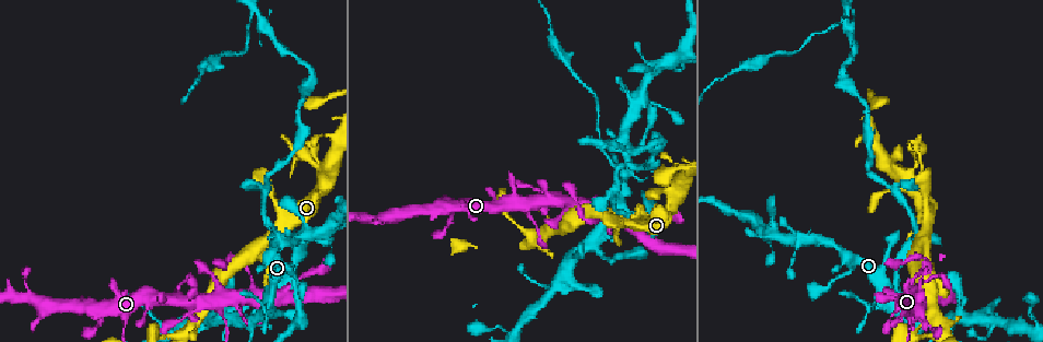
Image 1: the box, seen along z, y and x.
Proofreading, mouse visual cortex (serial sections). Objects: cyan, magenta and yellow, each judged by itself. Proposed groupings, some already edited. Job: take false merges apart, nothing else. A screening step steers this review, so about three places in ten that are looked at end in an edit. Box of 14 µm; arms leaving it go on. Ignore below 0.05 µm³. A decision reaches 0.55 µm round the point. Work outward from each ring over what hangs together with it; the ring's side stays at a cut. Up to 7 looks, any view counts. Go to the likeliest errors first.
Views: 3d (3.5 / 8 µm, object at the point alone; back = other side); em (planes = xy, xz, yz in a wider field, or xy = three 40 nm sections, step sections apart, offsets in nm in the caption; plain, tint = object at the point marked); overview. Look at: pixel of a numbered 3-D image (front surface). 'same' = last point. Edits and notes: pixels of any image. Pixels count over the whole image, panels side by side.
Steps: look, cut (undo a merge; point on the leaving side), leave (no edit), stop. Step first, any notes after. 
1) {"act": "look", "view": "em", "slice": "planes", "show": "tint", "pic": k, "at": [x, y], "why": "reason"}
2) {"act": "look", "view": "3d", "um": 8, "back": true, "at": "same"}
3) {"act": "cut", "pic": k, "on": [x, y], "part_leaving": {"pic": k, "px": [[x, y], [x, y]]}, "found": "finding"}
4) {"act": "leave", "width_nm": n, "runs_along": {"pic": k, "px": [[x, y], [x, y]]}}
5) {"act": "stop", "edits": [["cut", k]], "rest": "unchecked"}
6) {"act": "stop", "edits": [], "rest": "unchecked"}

{"act": "look", "view": "3d", "um": 3.5, "pic": 1, "at": [916, 149], "why": "abrupt turn"}

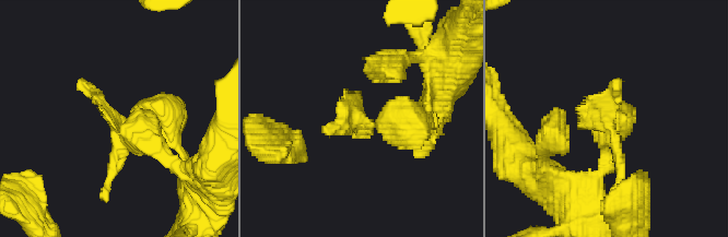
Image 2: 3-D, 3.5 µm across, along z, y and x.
{"act": "look", "view": "em", "slice": "xy", "step": 2, "show": "tint", "pic": 2, "at": [610, 123], "why": "need the tissue"}

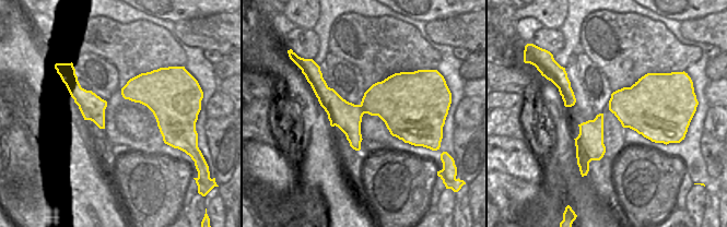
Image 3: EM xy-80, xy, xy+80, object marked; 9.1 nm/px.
{"act": "cut", "pic": 2, "on": [580, 117], "part_leaving": {"pic": 2, "px": [[122, 121], [79, 84]]}, "found": "two cells meet here"}

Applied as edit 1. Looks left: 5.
{"act": "look", "view": "3d", "um": 3.5, "pic": 1, "at": [221, 316], "why": "thick turns thin"}

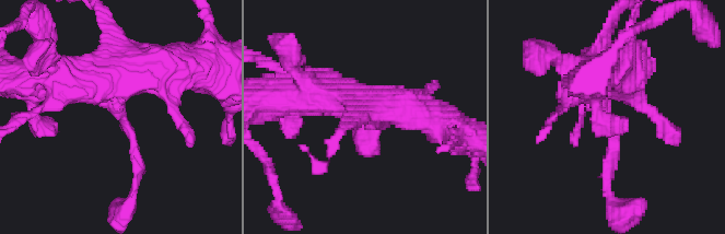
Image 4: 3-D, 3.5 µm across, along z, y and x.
{"act": "look", "view": "em", "slice": "xy", "step": 1, "show": "tint", "pic": 4, "at": [370, 122], "arm_widths_nm": [150, 600], "why": "shape alone is not enough"}

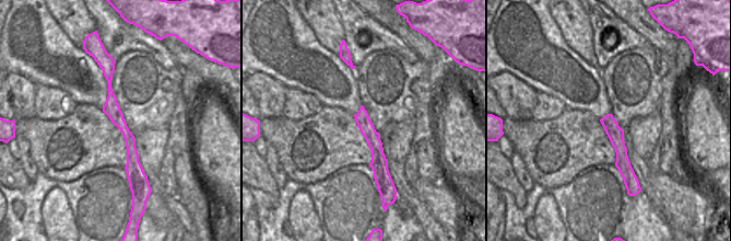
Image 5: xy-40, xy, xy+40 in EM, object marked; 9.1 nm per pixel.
{"act": "look", "view": "em", "slice": "xy", "step": 5, "show": "tint", "at": "same"}

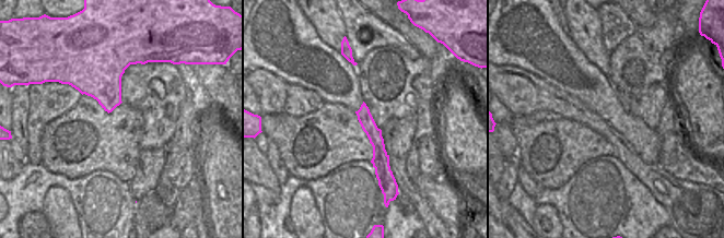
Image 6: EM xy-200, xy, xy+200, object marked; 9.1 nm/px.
{"act": "leave", "runs_along": {"pic": 6, "px": [[363, 107], [378, 145], [378, 173]]}, "found": "all the same cell"}

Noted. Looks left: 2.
{"act": "stop", "edits": [["cut", 2]], "rest": "unchecked"}

